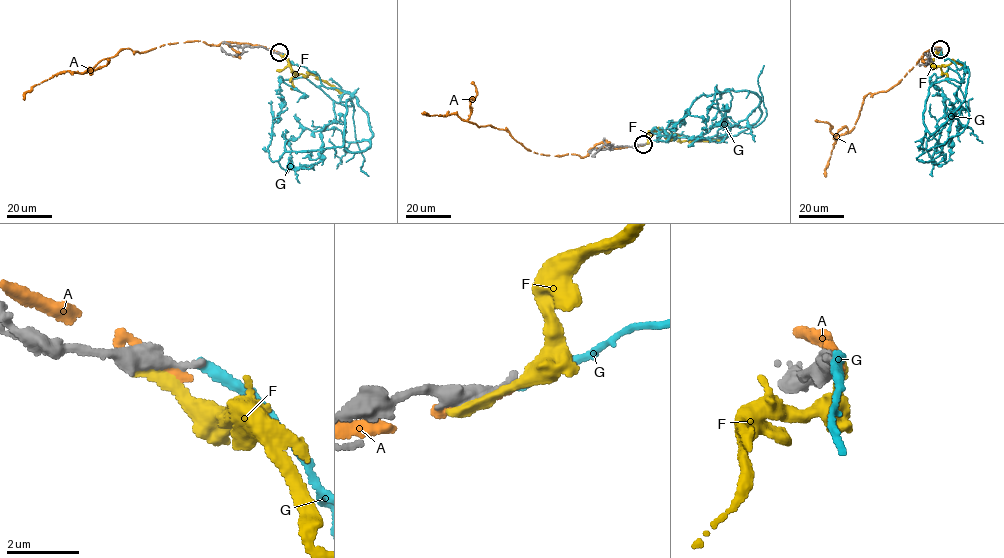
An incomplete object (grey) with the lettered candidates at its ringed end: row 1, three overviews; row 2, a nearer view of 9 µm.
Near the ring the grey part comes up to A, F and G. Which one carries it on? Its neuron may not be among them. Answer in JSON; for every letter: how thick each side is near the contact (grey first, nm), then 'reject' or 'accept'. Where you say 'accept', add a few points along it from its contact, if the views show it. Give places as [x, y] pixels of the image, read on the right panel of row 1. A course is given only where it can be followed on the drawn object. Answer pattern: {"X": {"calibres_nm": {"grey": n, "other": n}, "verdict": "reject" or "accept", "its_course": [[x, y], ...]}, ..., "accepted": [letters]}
{"A": {"calibres_nm": {"grey": 400, "other": 360}, "verdict": "reject"}, "F": {"calibres_nm": {"grey": 440, "other": 400}, "verdict": "reject"}, "G": {"calibres_nm": {"grey": 180, "other": 300}, "verdict": "reject"}, "accepted": []}

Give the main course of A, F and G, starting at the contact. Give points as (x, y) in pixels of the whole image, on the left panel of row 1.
A: (278, 52), (199, 41), (140, 53), (127, 48), (90, 71), (54, 74), (24, 100)
F: (278, 53), (287, 58), (295, 72), (317, 76), (342, 93)
G: (282, 53), (316, 72), (333, 100), (348, 106), (351, 100), (343, 144), (285, 152), (273, 161), (268, 103)

